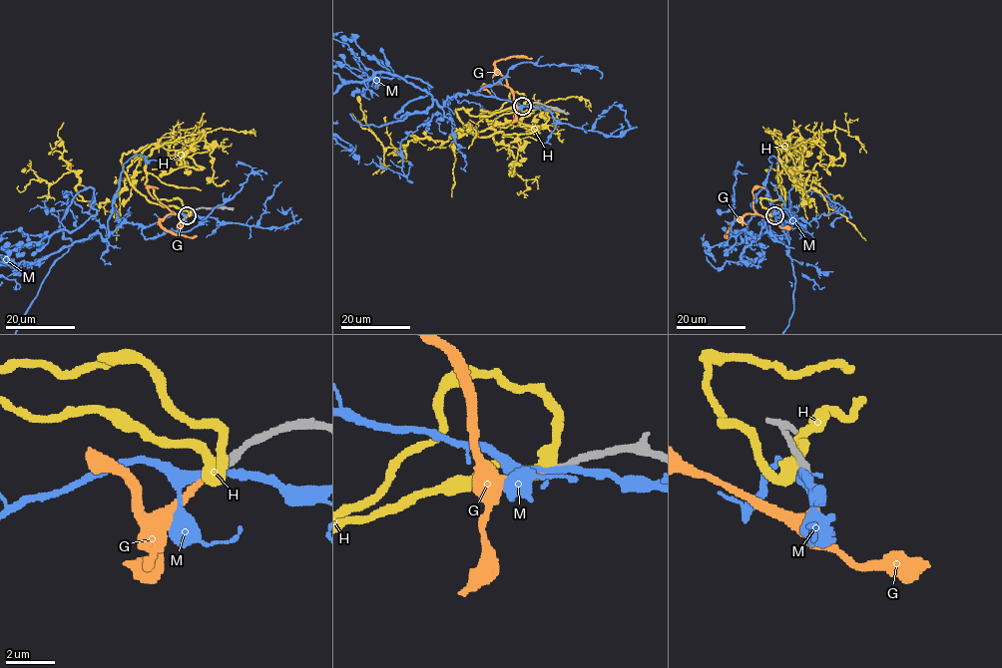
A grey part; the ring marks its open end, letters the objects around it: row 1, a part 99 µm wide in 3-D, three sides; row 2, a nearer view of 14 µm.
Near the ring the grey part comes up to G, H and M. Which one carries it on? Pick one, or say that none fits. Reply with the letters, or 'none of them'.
G

